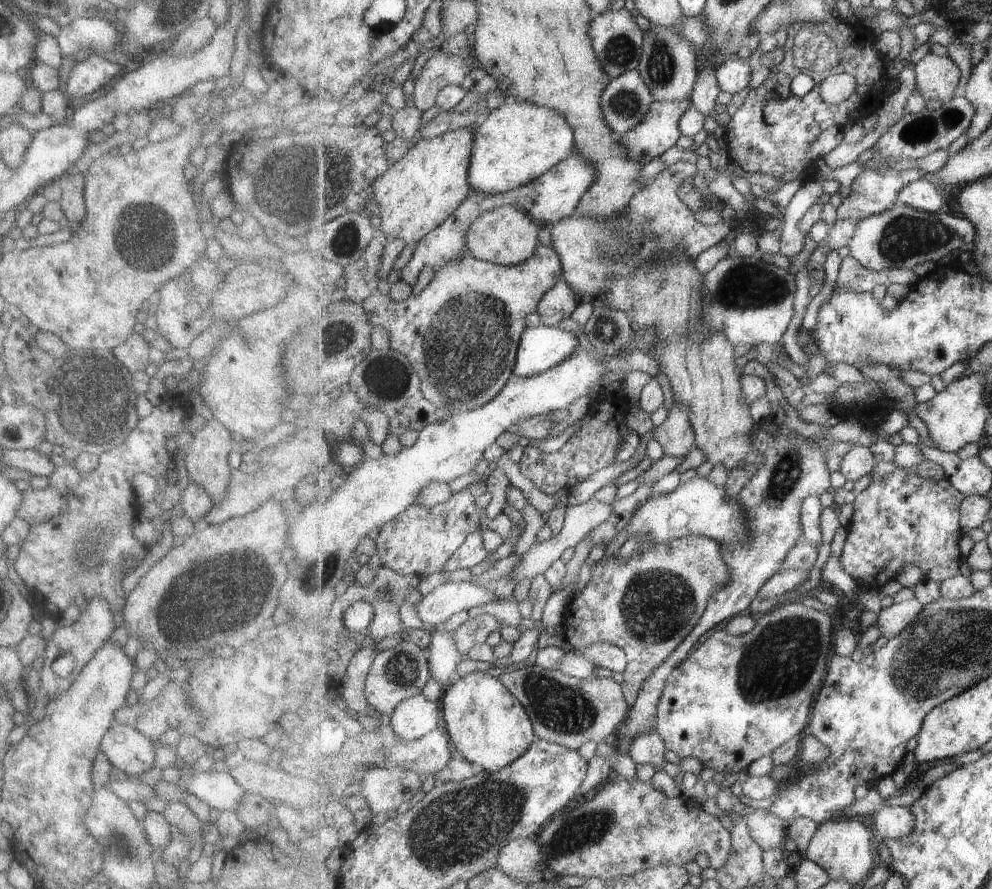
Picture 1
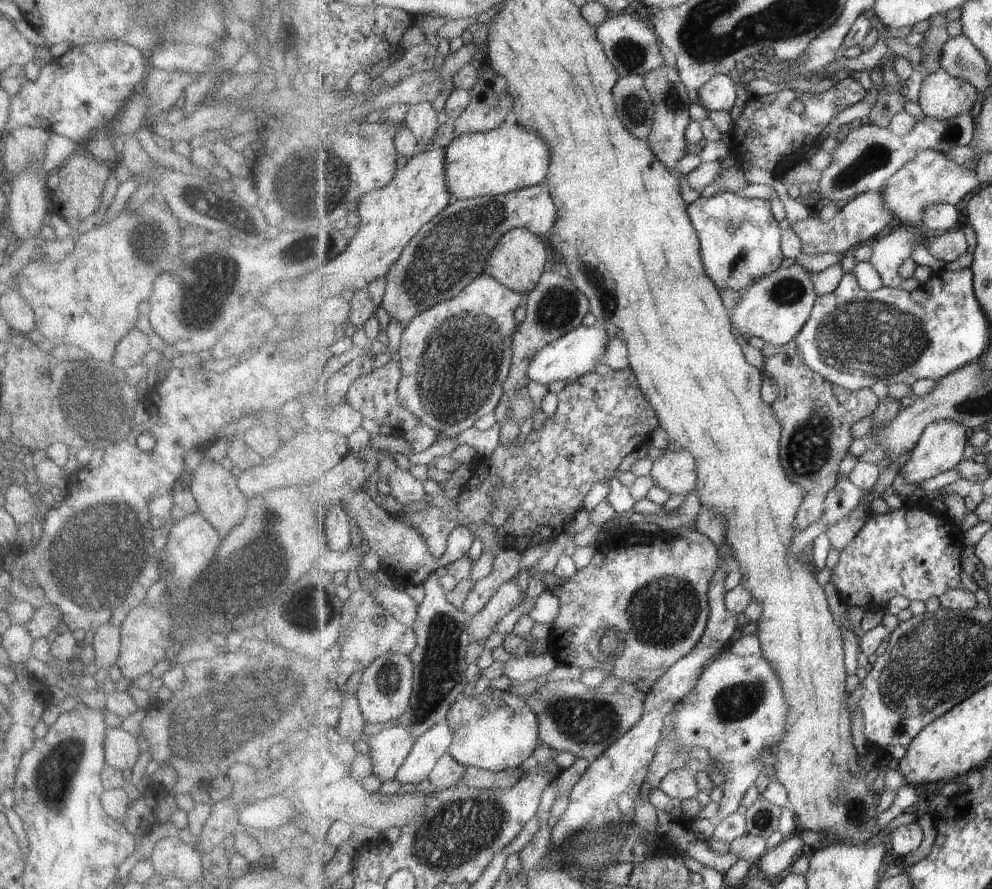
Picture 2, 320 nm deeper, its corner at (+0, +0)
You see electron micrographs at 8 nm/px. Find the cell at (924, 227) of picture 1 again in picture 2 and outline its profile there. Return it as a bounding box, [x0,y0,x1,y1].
[869,223,930,289]

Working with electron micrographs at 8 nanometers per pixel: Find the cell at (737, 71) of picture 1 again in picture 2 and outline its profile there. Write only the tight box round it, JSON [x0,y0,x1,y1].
[697,75,737,112]

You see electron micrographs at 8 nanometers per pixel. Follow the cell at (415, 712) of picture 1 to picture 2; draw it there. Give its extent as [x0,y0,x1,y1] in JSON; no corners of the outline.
[368,724,416,782]

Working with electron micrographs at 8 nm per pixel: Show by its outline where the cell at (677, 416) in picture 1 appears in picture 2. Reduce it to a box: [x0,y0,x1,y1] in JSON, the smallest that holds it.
[650,447,698,498]

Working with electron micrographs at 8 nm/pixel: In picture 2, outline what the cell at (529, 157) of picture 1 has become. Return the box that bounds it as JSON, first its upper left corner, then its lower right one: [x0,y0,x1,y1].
[445,123,552,203]

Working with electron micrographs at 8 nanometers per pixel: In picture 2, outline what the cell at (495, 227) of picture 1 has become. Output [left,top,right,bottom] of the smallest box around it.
[484,229,551,296]

